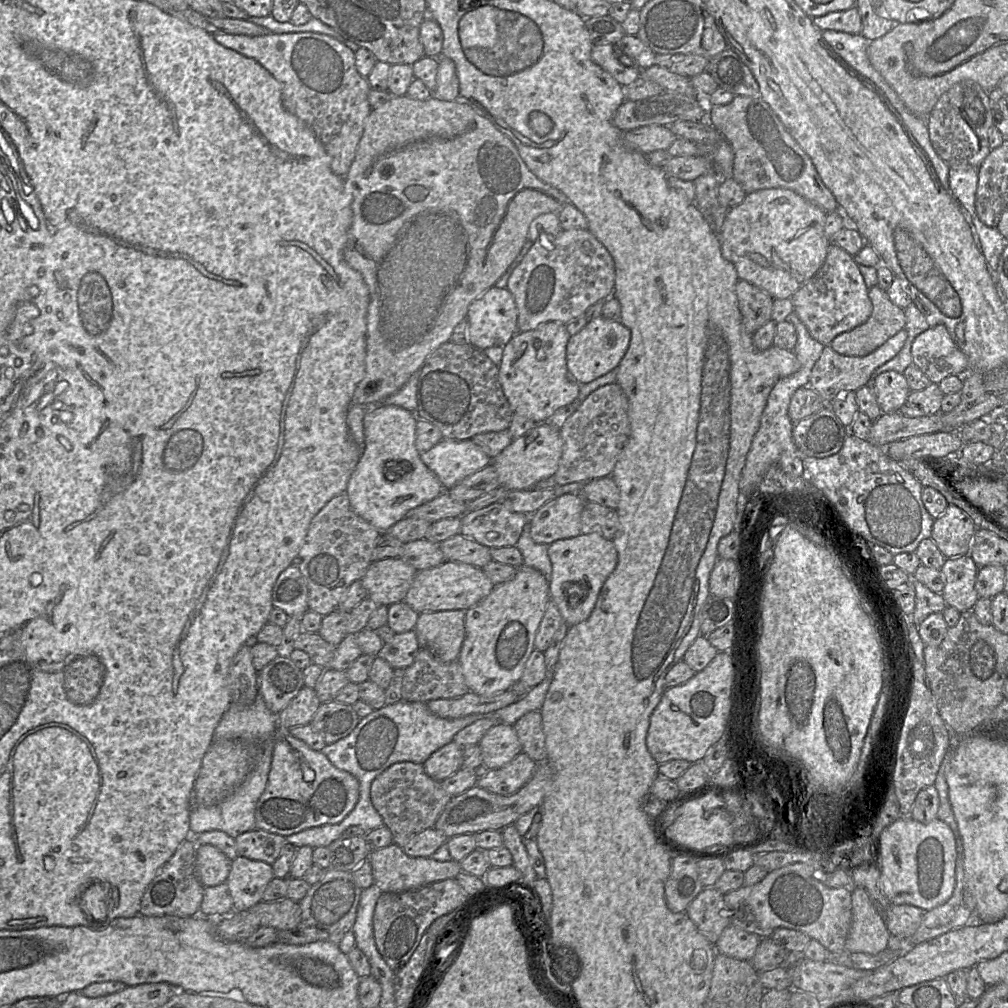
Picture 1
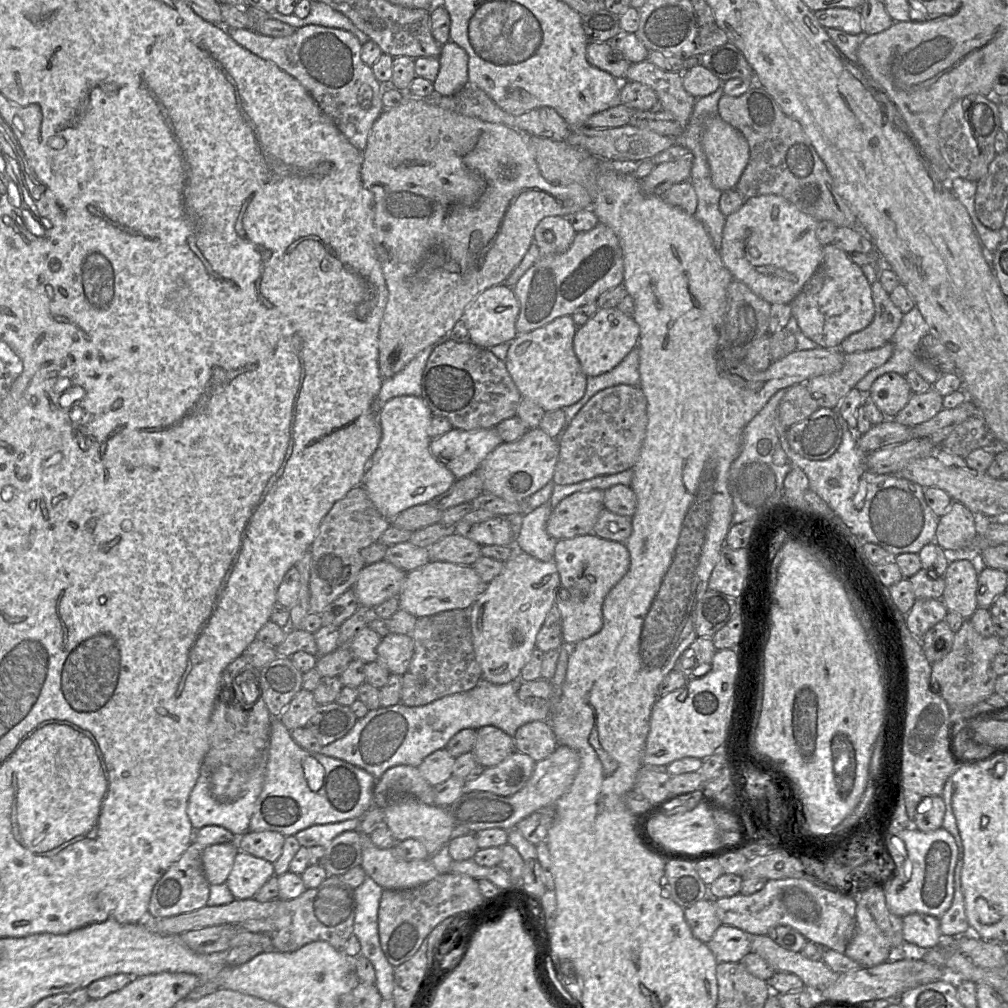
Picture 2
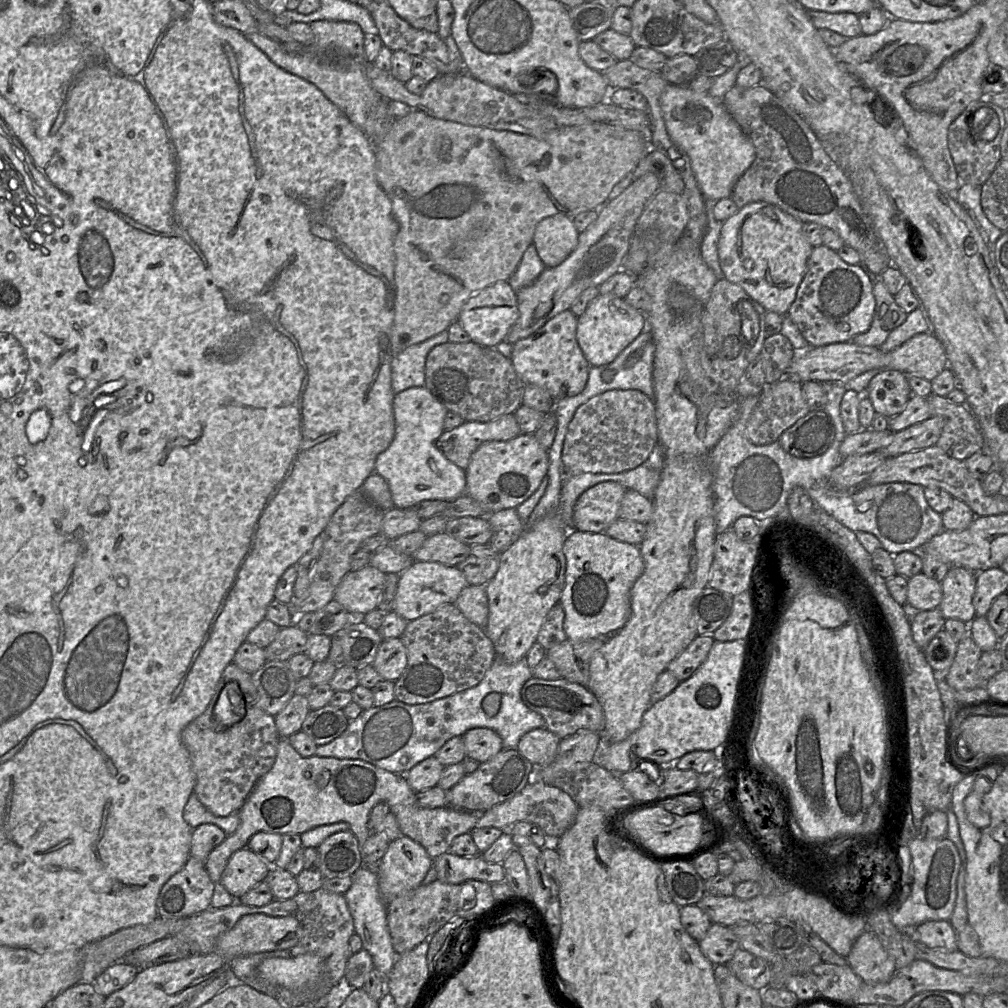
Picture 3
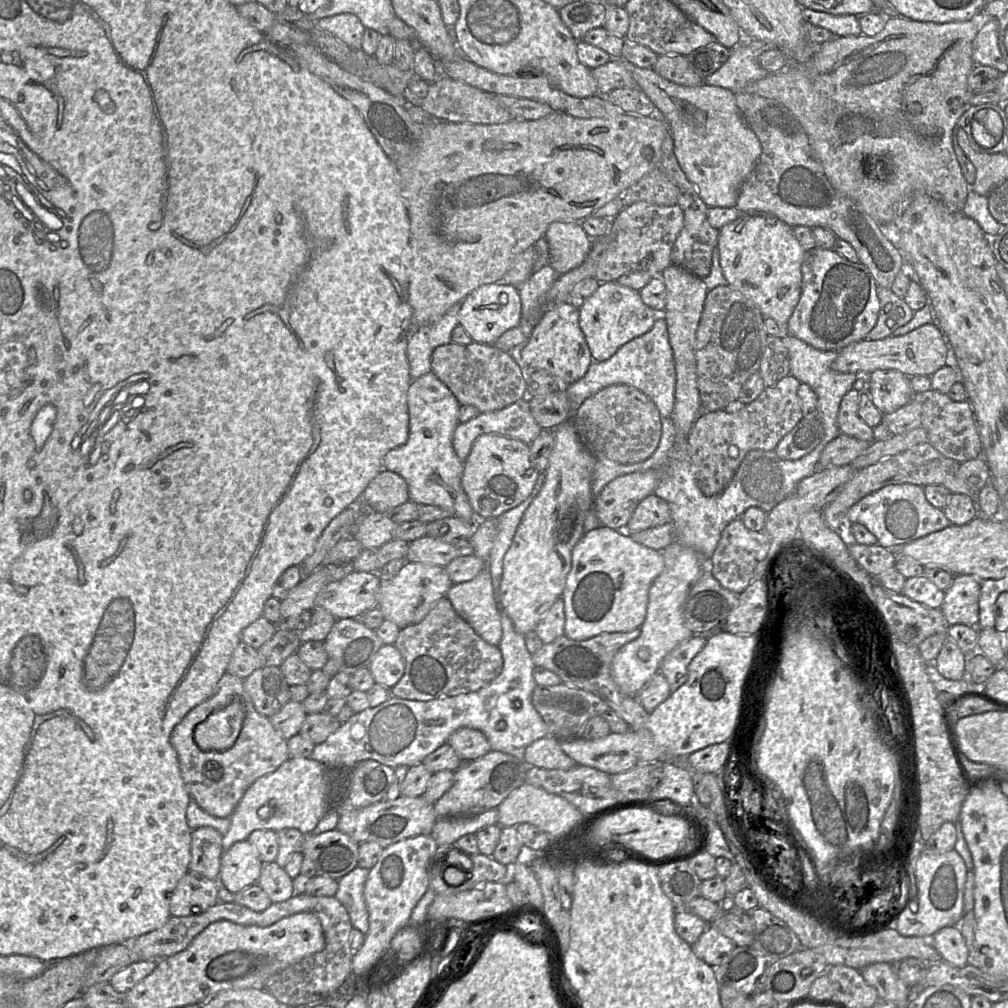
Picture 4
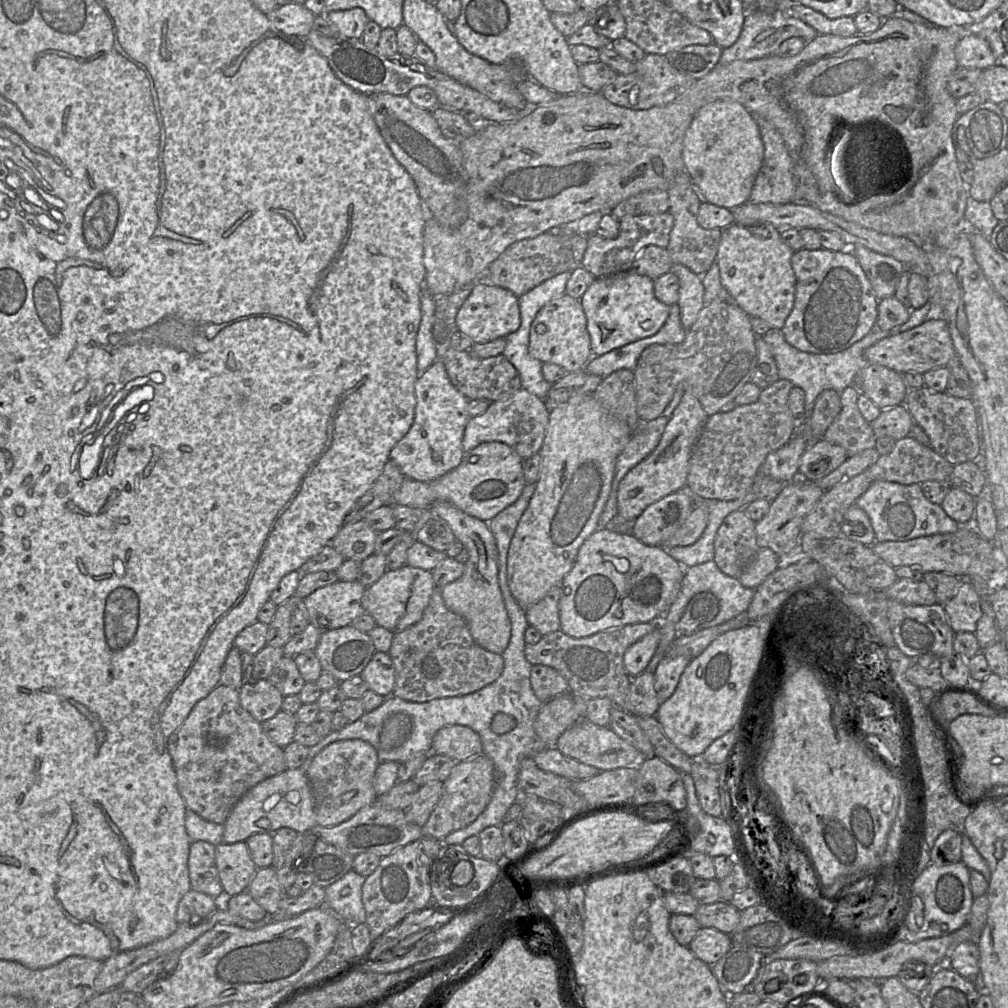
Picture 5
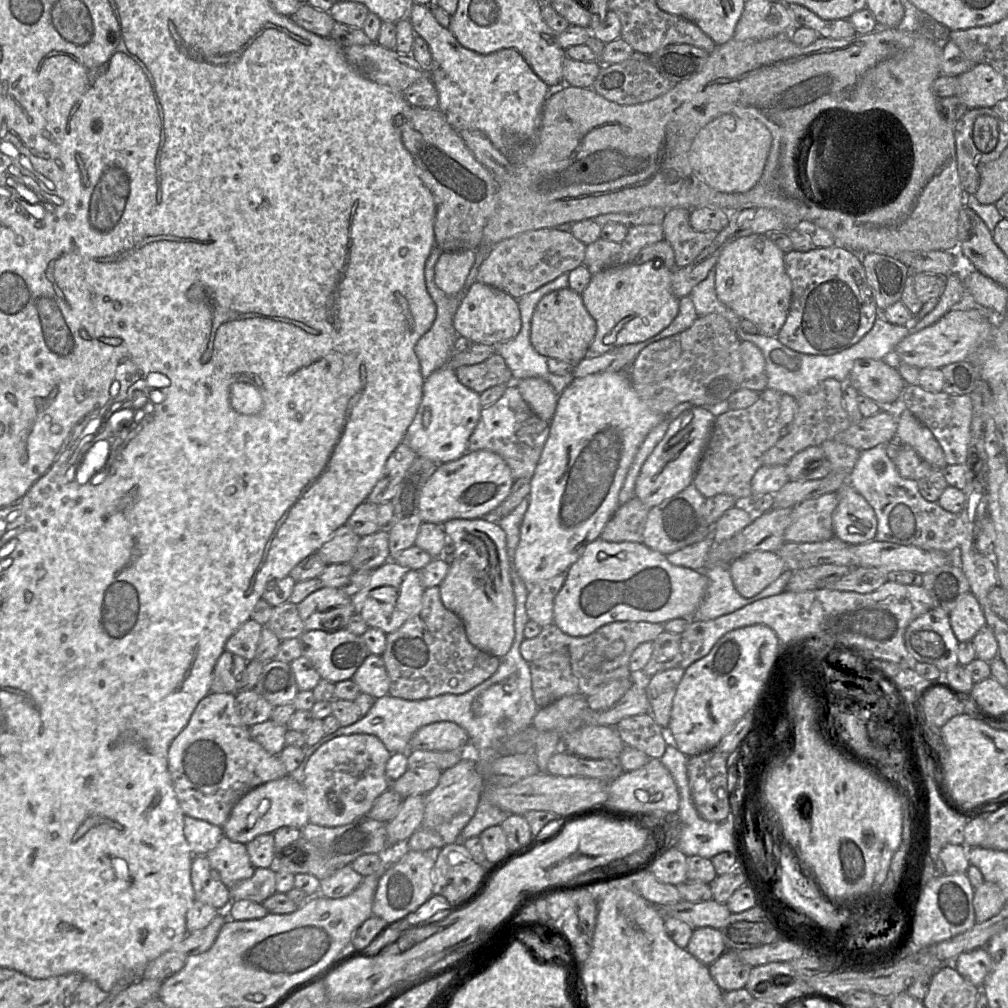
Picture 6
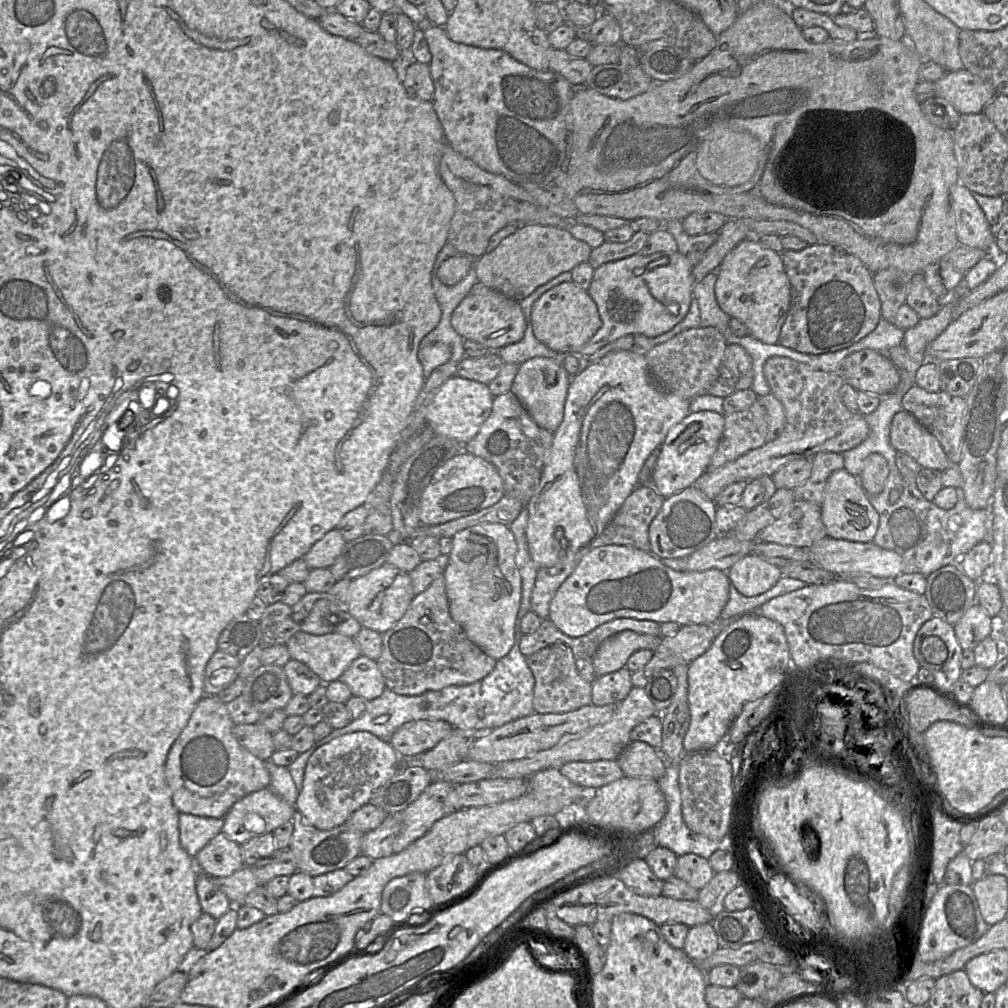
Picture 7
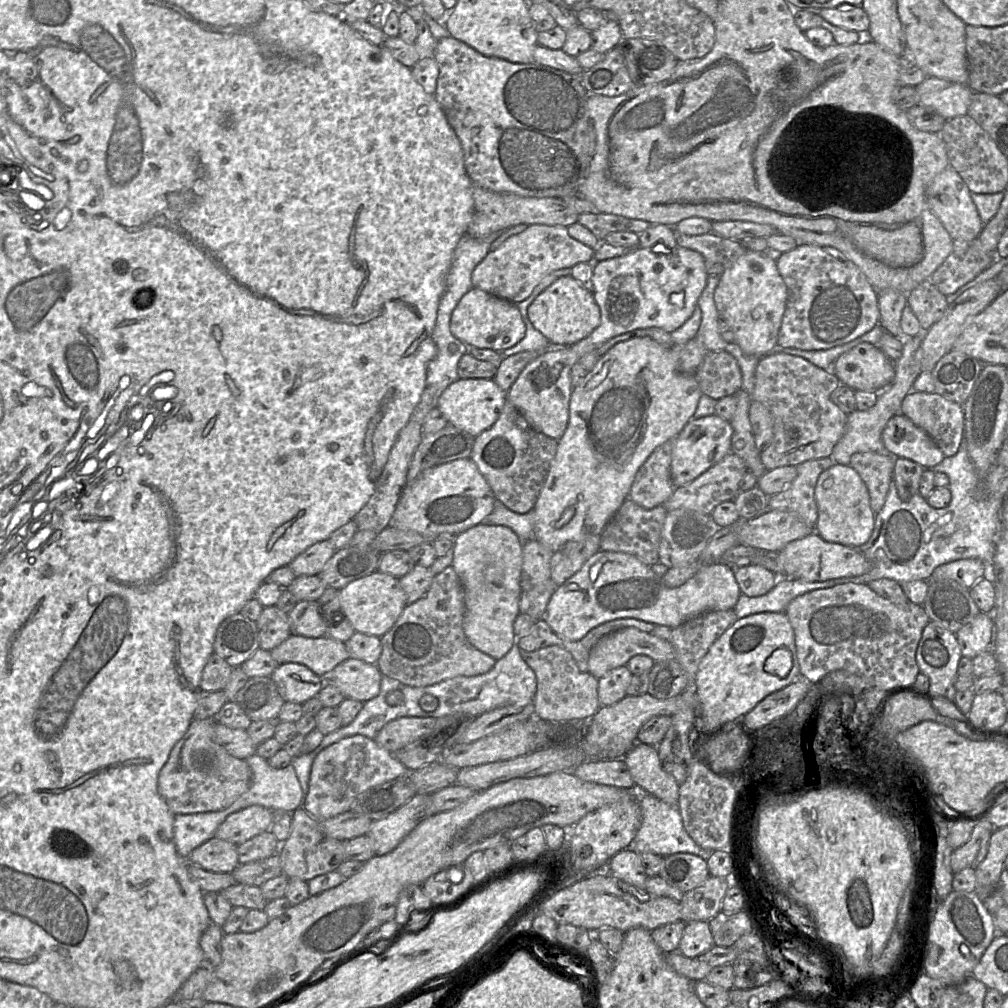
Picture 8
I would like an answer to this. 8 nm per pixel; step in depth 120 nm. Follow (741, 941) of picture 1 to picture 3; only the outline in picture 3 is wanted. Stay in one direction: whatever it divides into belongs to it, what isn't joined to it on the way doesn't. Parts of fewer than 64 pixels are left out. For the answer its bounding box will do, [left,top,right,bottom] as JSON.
[699,923,740,965]

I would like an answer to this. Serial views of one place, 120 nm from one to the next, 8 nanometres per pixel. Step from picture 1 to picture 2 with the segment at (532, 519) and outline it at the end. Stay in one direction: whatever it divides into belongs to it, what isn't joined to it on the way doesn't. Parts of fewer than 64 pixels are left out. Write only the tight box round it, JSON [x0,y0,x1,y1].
[546,490,604,540]

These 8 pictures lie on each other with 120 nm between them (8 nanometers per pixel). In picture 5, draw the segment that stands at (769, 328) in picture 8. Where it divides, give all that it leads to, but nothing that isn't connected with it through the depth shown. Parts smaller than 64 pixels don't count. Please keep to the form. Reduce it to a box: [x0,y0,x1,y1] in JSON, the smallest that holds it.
[716,223,796,331]

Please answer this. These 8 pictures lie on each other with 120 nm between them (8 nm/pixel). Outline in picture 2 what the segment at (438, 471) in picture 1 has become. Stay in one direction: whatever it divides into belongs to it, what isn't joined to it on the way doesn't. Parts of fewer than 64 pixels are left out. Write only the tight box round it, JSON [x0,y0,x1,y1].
[429,427,502,480]

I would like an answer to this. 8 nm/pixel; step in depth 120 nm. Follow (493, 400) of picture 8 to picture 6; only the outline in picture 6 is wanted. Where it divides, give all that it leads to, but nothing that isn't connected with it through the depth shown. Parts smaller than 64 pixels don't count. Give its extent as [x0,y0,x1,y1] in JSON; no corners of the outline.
[402,364,481,466]

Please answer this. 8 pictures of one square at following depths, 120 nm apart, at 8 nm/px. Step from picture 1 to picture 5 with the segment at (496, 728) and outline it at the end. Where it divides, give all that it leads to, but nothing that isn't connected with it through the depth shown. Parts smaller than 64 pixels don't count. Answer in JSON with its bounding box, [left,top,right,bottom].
[431,726,482,762]

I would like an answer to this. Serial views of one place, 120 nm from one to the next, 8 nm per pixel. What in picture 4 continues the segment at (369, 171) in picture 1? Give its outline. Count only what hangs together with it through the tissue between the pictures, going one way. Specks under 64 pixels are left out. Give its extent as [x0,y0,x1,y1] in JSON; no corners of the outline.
[394,111,670,328]

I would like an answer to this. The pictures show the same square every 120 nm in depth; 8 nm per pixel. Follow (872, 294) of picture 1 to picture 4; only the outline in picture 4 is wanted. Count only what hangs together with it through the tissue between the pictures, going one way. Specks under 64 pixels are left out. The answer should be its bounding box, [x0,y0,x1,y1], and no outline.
[866,287,914,341]

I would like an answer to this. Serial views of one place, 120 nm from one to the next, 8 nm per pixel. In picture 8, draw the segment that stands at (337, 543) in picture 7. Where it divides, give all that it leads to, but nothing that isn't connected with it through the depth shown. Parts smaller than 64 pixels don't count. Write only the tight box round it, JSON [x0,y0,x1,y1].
[288,539,336,577]

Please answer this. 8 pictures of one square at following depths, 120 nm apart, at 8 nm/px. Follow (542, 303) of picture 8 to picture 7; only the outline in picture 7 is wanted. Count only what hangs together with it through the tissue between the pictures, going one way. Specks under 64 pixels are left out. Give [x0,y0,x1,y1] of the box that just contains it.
[531,281,602,355]

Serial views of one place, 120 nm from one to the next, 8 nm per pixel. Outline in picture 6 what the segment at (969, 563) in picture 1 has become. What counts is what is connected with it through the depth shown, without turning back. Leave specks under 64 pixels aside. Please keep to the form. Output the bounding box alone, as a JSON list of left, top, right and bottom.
[949,592,986,642]

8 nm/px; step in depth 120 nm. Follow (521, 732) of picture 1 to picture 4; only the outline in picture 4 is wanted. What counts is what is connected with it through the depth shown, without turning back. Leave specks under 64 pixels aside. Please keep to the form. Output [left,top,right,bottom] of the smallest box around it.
[524,735,576,770]

